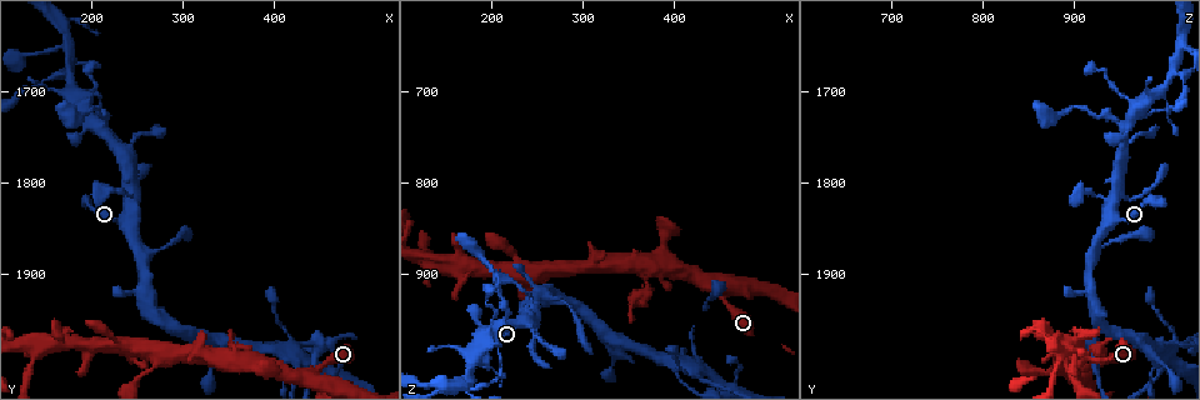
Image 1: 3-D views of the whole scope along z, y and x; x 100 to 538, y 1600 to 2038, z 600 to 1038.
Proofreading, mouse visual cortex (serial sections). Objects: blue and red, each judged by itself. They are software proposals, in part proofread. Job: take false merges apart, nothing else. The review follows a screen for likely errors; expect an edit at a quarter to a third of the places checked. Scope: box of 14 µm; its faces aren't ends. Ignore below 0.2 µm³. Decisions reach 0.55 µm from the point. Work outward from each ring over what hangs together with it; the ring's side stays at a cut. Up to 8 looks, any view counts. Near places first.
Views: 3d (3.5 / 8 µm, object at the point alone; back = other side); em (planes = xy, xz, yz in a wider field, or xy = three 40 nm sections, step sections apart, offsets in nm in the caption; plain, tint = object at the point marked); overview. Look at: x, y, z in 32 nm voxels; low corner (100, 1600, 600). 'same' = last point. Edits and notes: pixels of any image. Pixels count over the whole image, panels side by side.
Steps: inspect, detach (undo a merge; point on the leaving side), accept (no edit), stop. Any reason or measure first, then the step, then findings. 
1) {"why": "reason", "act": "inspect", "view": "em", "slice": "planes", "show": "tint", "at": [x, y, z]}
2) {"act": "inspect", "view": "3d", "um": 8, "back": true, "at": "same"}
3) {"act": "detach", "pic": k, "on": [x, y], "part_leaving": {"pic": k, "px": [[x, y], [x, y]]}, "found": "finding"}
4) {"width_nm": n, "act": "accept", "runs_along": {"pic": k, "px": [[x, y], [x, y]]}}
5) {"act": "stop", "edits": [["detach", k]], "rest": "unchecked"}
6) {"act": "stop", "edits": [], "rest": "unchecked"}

{"why": "two arms in line, one across", "act": "inspect", "view": "3d", "um": 3.5, "at": [210, 1740, 955]}

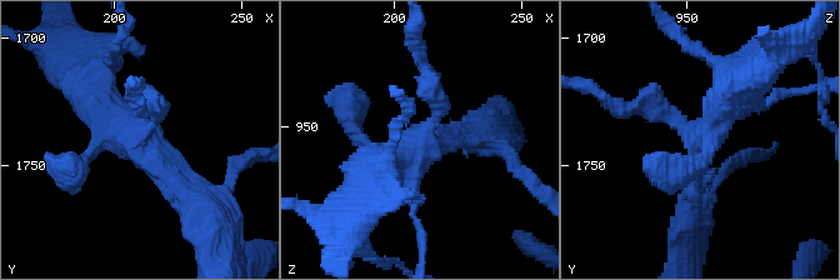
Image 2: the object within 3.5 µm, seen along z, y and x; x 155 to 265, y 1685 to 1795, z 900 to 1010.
{"act": "inspect", "view": "em", "slice": "planes", "show": "tint", "at": [208, 1741, 955]}

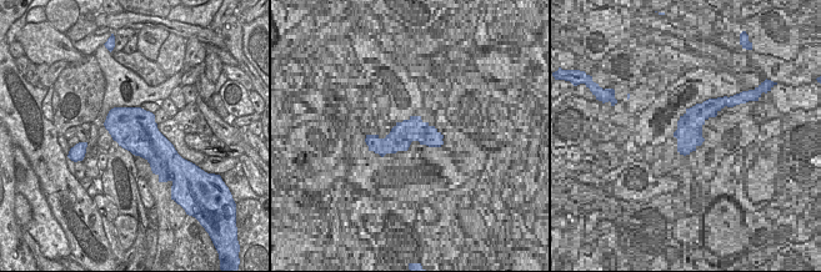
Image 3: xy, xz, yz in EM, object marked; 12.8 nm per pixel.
{"act": "accept", "runs_along": {"pic": 2, "px": [[198, 205], [105, 114], [86, 83]]}, "found": "continuous, no second cell"}

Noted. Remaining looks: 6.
{"why": "abrupt turn", "act": "inspect", "view": "3d", "um": 8, "at": [175, 1680, 1010]}

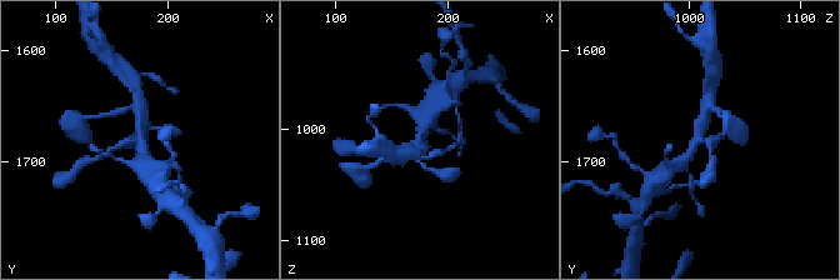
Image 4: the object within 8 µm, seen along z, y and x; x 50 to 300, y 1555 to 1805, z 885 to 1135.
{"why": "zoom in", "act": "inspect", "view": "3d", "um": 3.5, "back": true, "at": [178, 1678, 1008]}

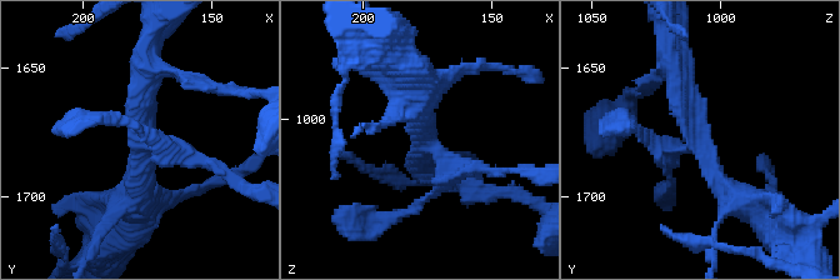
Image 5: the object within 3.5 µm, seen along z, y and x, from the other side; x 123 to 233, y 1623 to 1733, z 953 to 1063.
{"act": "inspect", "view": "em", "slice": "planes", "show": "tint", "at": [176, 1680, 1010]}

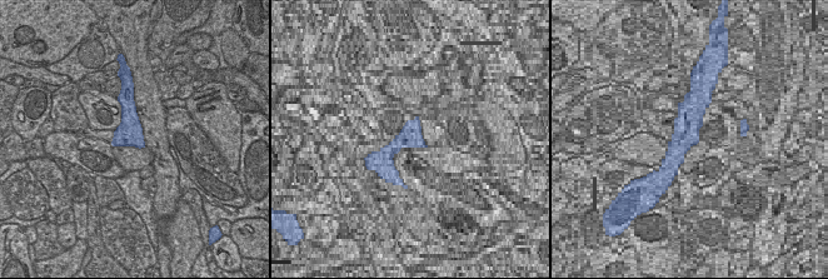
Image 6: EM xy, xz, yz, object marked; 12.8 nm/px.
{"arms": 4, "act": "accept", "runs_along": {"pic": 5, "px": [[748, 203], [711, 173], [670, 61]]}, "found": "continuous, no second cell"}

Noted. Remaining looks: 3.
{"why": "looks like a crossing", "act": "inspect", "view": "3d", "um": 3.5, "at": [415, 1985, 1005]}

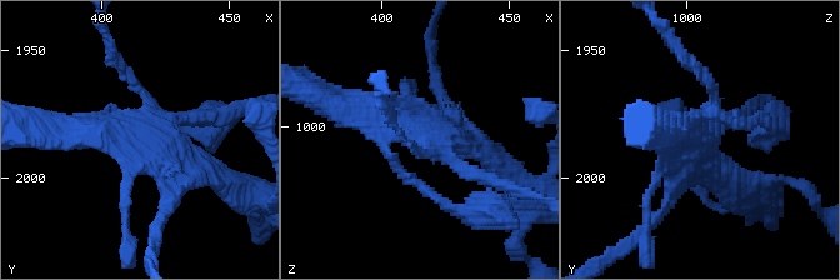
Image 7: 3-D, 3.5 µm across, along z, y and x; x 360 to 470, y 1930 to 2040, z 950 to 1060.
{"act": "inspect", "view": "em", "slice": "xy", "step": 5, "show": "tint", "at": [417, 1983, 1003]}

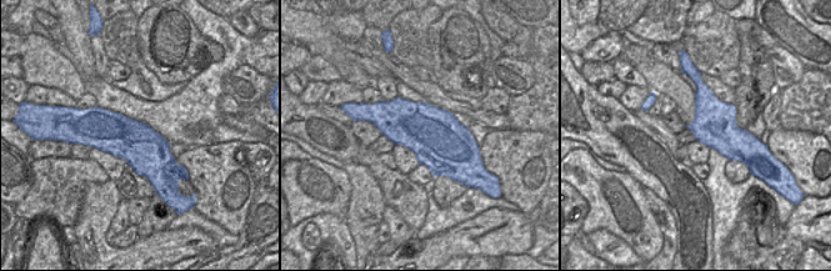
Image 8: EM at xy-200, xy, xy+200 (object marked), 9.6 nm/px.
{"act": "accept", "runs_along": {"pic": 7, "px": [[345, 109], [464, 141], [490, 160]]}, "found": "one cell here"}

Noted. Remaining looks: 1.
{"act": "stop", "edits": [], "rest": "unchecked"}

